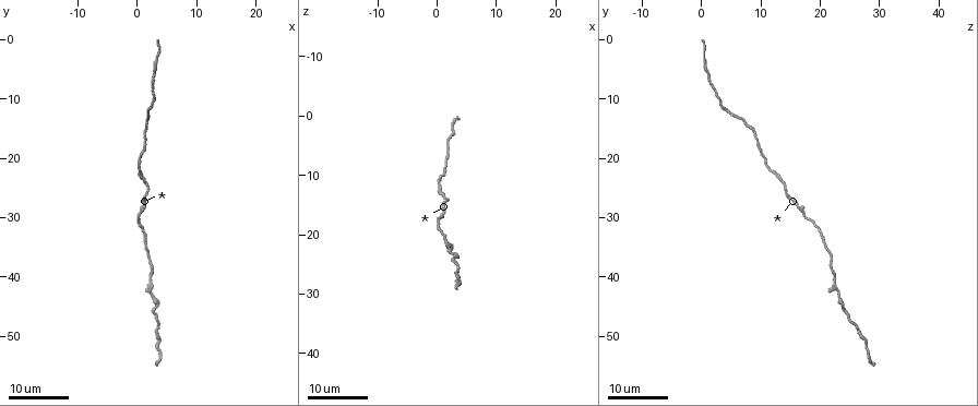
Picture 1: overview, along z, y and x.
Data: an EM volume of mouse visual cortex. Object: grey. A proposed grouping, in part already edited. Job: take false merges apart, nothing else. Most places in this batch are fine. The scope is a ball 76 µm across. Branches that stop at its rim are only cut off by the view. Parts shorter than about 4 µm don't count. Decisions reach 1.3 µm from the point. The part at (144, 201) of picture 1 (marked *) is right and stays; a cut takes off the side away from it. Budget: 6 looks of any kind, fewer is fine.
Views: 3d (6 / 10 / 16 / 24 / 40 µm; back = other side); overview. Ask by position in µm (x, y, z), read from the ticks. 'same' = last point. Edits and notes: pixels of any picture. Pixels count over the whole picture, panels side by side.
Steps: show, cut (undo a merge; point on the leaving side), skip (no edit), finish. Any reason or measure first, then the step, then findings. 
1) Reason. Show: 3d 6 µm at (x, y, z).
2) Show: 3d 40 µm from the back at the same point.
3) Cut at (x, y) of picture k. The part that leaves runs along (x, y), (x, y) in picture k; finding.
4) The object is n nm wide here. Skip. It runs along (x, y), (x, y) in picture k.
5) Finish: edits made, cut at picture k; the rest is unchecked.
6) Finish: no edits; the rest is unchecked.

Show: 3d 24 µm at (3.0, 5.5, 1.0).

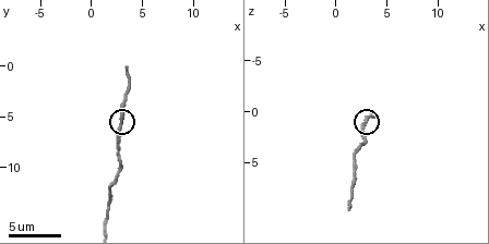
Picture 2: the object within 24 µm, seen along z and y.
Show: 3d 10 µm at the same point.

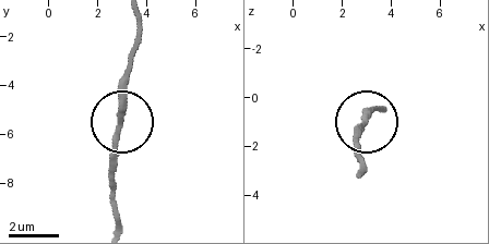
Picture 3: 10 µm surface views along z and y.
Show: 3d 6 µm at (2.9, 5.8, 1.1).

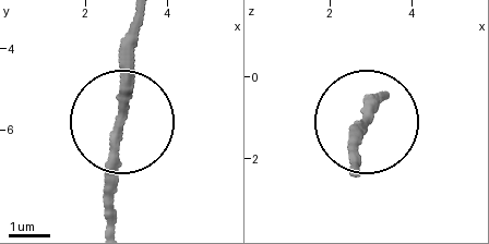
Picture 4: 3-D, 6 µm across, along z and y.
Skip. It runs along (114, 224), (130, 29) in picture 4; continuous, no second cell.

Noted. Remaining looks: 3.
Thick turns thin. Show: 3d 16 µm at (1.0, 23.0, 12.5).

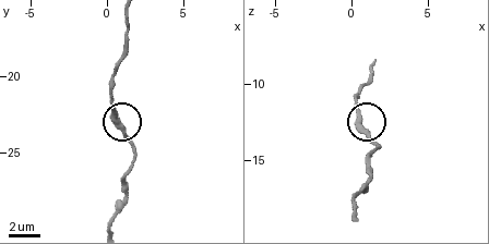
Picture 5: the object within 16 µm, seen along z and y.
Show: 3d 6 µm at (0.6, 22.6, 12.4).

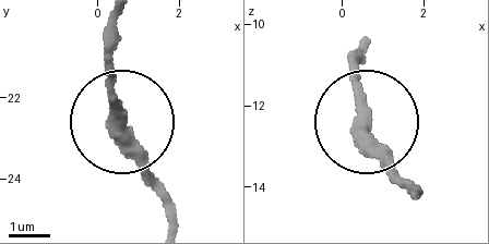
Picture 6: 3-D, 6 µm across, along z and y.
Skip. All the same cell.

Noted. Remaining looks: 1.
Finish: no edits; the rest is unchecked.

